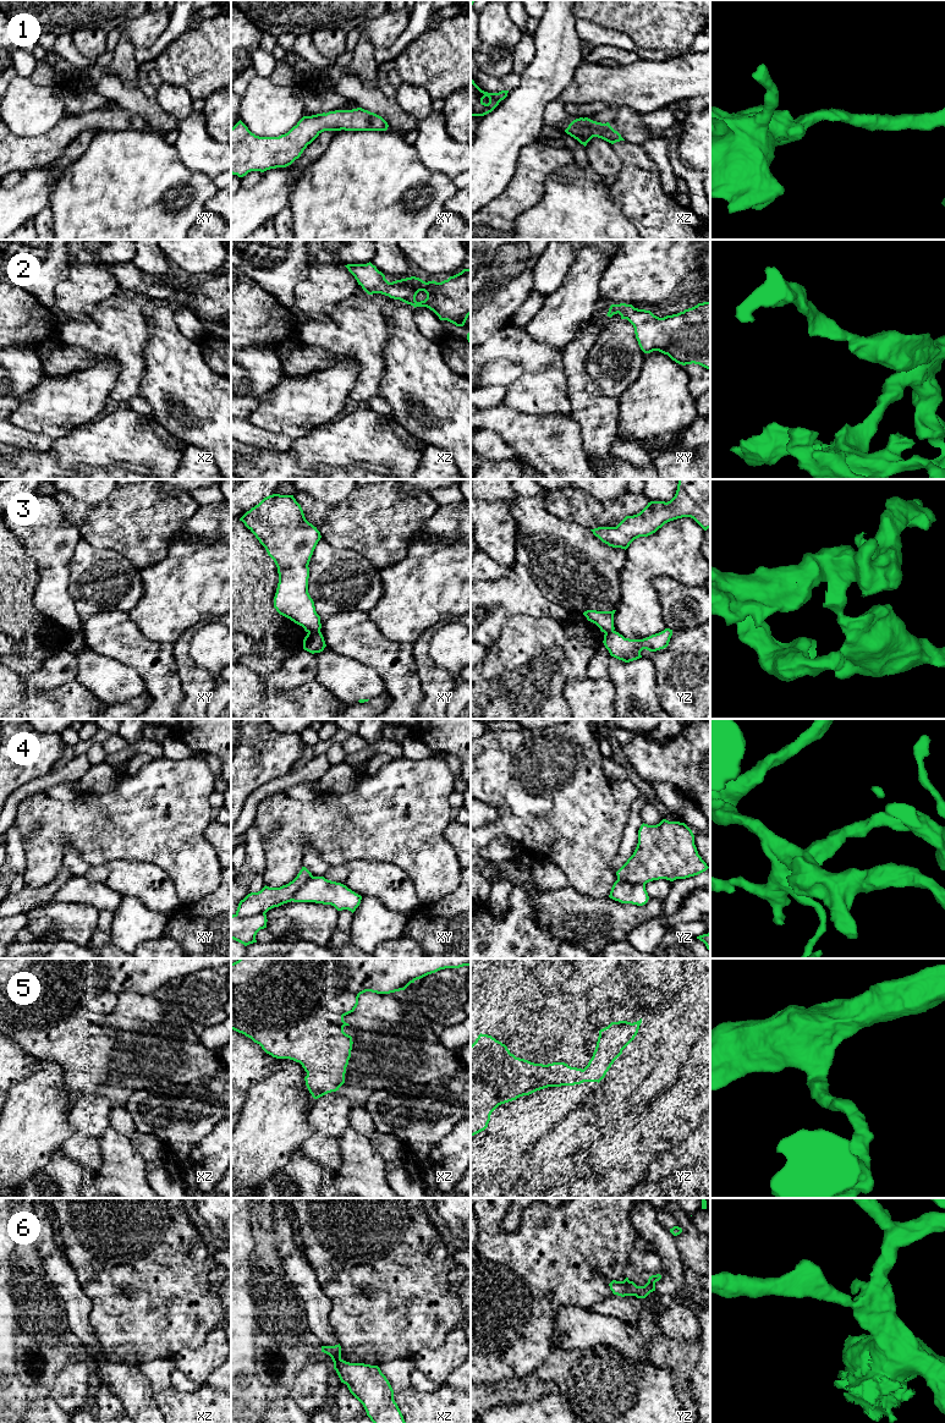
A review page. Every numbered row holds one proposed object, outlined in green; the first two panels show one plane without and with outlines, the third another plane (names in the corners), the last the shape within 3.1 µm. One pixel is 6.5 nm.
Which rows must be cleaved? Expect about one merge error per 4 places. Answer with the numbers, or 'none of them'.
3, 4

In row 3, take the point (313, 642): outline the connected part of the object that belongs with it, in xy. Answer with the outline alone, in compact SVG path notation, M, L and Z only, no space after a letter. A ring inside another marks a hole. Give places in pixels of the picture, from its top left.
M309 632L303 639L303 649L312 654L323 652L325 647L322 632Z

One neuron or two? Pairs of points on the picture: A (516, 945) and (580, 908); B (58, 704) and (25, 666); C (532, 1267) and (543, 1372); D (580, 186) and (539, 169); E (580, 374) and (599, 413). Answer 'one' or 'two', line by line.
A: two
B: two
C: two
D: two
E: one

